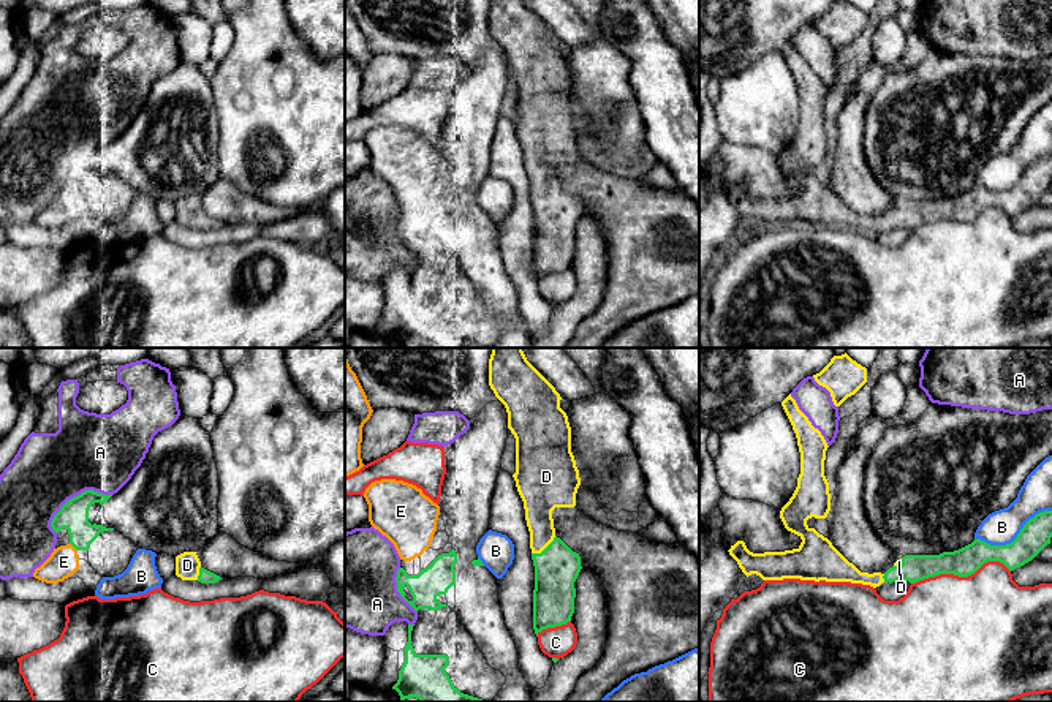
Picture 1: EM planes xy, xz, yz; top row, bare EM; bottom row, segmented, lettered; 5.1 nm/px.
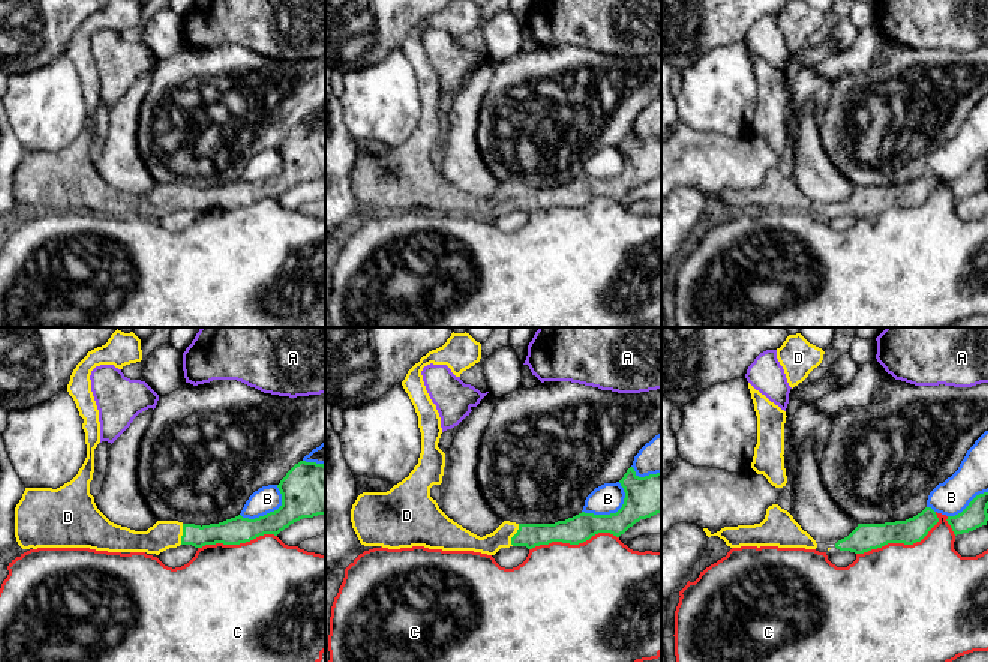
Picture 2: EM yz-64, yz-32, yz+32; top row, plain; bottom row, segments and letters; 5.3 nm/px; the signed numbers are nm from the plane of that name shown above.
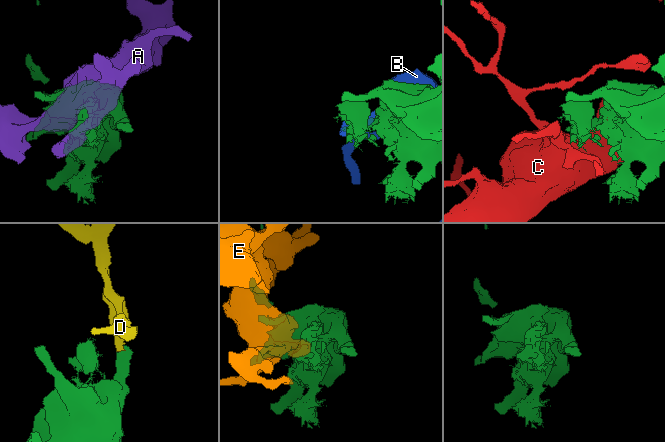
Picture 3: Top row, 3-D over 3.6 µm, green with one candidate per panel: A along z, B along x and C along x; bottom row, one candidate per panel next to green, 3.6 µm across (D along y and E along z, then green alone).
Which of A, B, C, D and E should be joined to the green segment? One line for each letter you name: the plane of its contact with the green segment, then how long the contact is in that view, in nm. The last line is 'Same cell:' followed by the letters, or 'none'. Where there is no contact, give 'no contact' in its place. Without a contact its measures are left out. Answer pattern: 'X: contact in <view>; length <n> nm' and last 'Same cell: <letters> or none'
D: contact in xz; length 160 nm
Same cell: D

